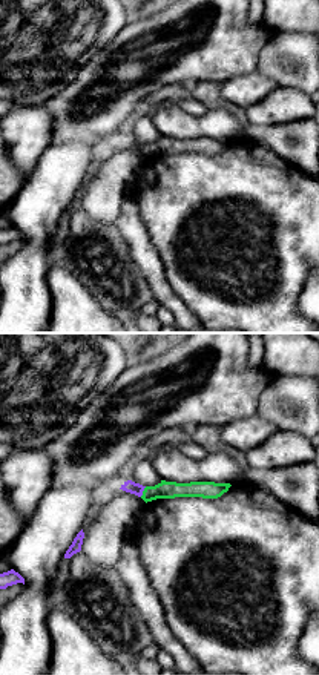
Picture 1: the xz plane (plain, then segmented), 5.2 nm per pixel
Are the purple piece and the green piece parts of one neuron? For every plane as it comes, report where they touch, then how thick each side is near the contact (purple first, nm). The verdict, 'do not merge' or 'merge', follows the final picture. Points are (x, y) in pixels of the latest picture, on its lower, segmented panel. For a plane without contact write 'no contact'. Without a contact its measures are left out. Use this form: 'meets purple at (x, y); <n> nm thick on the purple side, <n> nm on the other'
meets purple at (143, 490); 70 nm thick on the purple side, 100 nm on the other

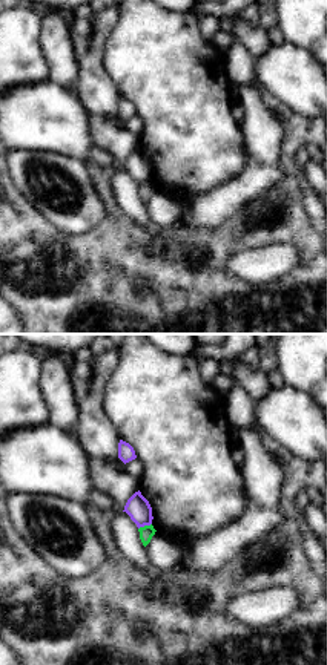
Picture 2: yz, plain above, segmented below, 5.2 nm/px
meets purple at (145, 524); 120 nm thick on the purple side, 70 nm on the other

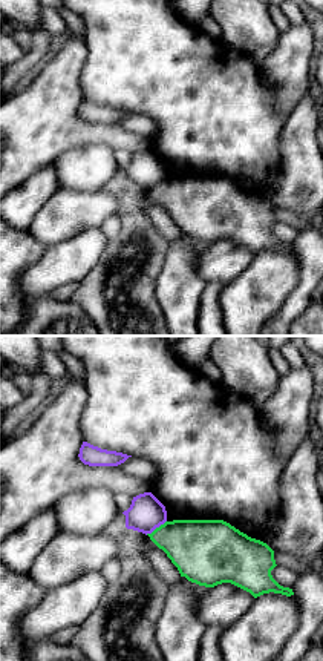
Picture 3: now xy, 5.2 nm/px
meets purple at (155, 528); 190 nm thick on the purple side, 300 nm on the other

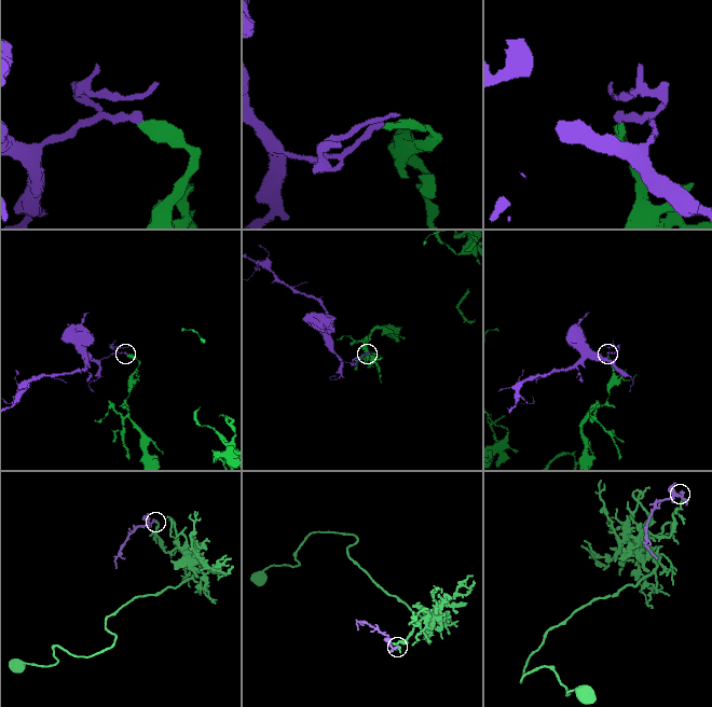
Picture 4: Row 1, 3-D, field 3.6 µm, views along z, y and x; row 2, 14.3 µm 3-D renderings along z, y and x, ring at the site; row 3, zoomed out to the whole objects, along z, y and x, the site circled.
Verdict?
do not merge

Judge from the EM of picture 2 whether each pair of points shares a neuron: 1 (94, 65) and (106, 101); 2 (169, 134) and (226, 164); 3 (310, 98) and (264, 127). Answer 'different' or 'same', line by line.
1: same
2: same
3: different

